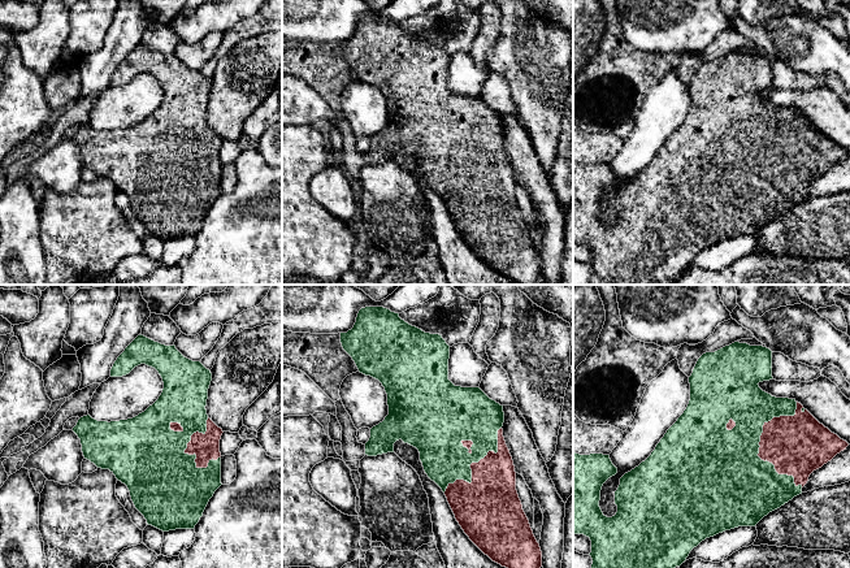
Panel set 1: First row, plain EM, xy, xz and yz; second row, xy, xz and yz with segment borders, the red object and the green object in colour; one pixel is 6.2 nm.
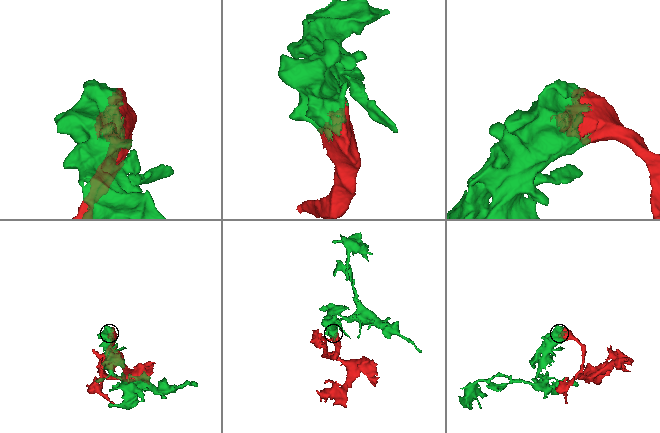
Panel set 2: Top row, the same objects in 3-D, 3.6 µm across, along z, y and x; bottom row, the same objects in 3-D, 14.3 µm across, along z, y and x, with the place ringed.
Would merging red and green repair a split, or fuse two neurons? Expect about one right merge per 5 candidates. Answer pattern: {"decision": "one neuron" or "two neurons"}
{"decision": "one neuron"}

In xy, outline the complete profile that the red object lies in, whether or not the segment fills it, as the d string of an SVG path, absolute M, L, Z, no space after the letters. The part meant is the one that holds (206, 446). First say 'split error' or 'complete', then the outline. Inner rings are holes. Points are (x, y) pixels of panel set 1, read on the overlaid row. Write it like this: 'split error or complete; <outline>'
split error; M138 335L117 357L110 377L129 374L135 367L146 364L155 368L162 378L164 389L159 399L144 412L127 420L97 421L90 415L78 420L73 432L82 445L84 459L97 468L109 469L130 491L135 508L144 516L148 525L162 532L194 529L221 484L220 439L222 429L207 415L208 389L212 373L200 361L185 357L175 346L165 346L144 335Z

